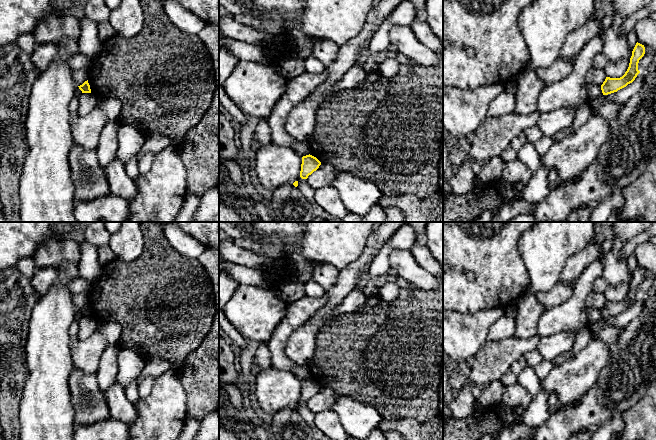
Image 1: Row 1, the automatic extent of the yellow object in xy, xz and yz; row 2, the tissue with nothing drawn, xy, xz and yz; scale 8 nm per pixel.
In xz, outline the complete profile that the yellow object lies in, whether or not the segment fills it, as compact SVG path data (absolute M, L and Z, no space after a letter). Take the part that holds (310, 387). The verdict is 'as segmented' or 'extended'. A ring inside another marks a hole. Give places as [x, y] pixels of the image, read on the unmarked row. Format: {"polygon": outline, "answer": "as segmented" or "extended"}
{"polygon": "M306 379L302 381L301 395L298 403L293 407L295 411L298 411L303 420L308 423L312 428L315 427L314 421L316 414L313 413L307 406L307 402L314 395L316 395L321 386L312 379Z", "answer": "extended"}

